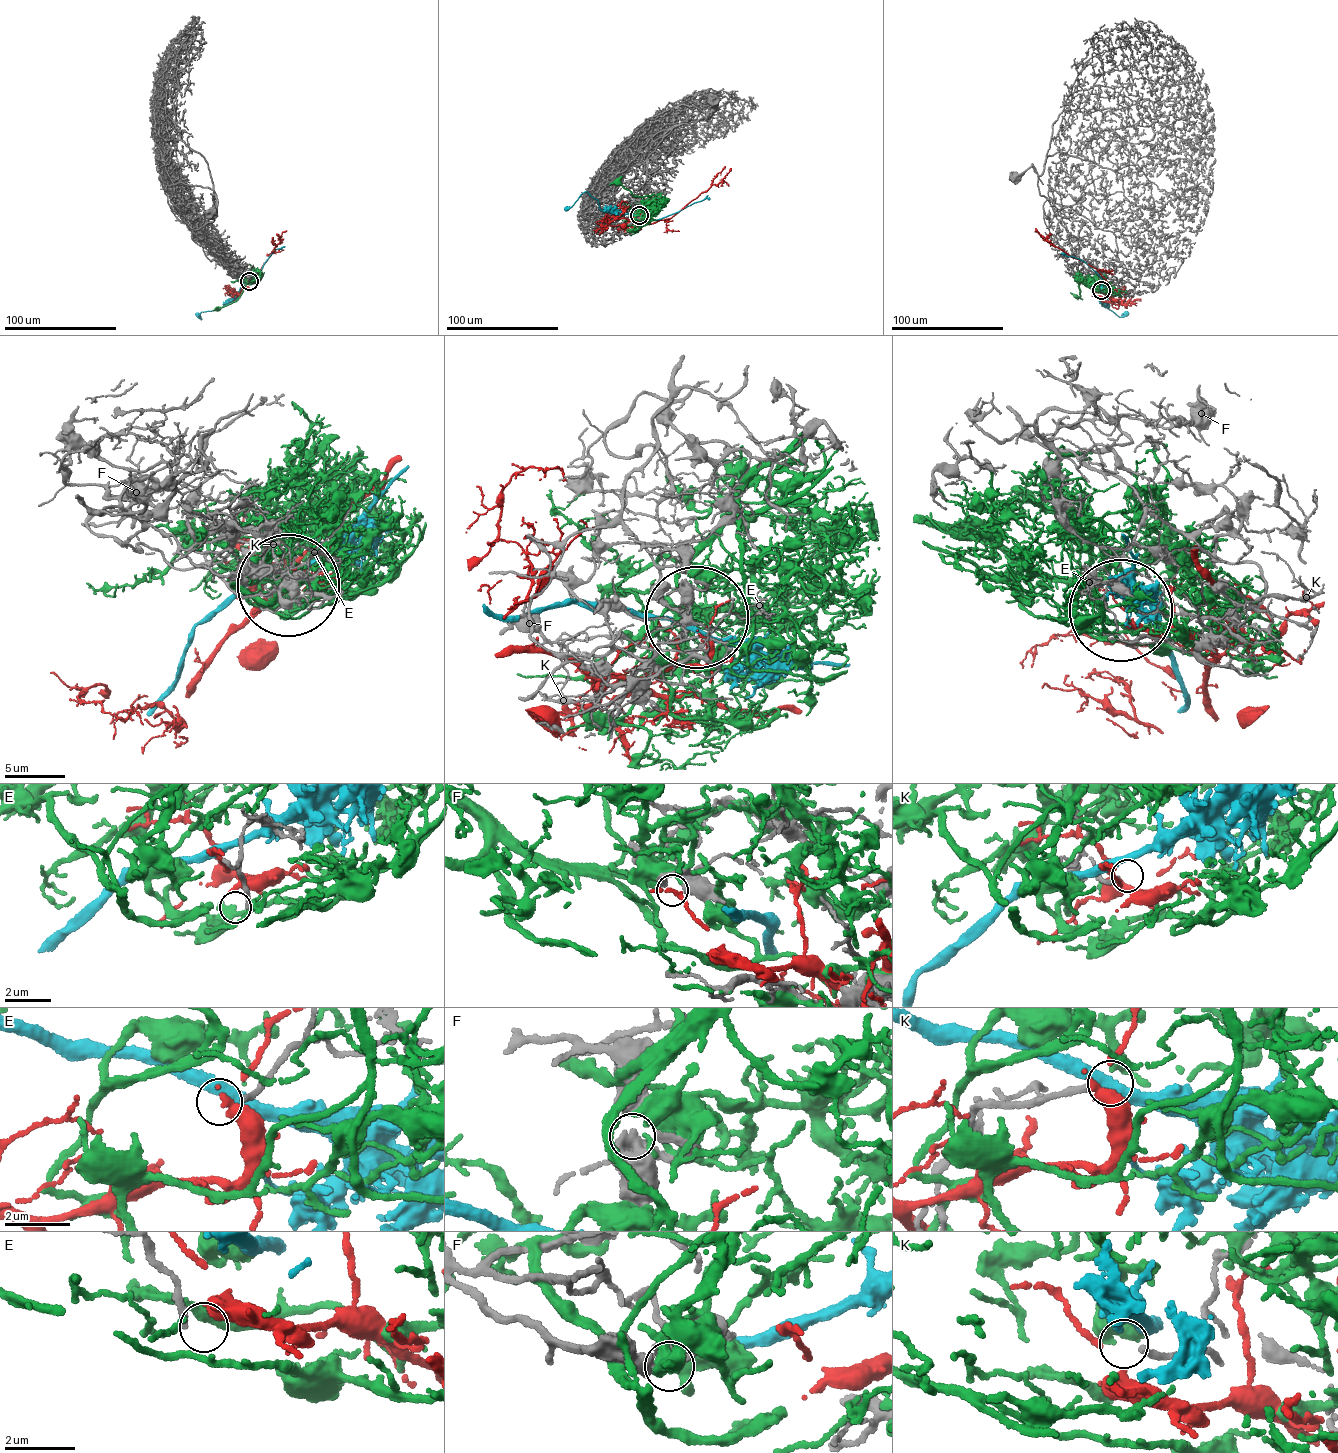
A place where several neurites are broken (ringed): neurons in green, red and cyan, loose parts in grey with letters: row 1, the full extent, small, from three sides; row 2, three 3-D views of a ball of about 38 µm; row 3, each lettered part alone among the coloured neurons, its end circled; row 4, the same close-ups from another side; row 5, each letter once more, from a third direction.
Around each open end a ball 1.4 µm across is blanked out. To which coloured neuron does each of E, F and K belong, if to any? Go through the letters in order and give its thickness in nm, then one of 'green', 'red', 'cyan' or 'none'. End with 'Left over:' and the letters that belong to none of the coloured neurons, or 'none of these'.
E: calibre 160 nm; none
F: calibre 360 nm; none
K: calibre 180 nm; none
Left over: E, F, K

